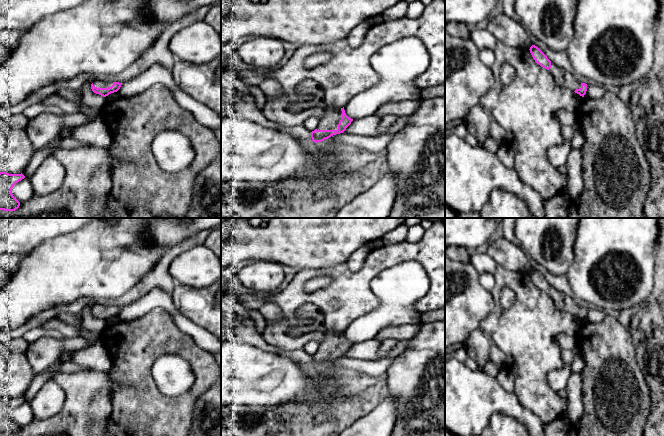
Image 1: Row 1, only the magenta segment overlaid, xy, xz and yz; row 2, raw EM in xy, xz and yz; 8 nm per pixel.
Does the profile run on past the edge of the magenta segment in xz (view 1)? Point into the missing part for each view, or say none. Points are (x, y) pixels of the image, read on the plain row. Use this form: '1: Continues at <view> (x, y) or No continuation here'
1: Continues at xz (330, 344)

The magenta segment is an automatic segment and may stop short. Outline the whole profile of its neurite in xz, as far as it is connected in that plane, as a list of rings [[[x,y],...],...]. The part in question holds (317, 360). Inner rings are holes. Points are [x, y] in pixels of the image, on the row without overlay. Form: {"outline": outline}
{"outline": [[[344,331],[327,333],[319,343],[317,352],[311,356],[312,365],[322,366],[333,359],[343,357],[352,345],[353,343],[346,339]]]}

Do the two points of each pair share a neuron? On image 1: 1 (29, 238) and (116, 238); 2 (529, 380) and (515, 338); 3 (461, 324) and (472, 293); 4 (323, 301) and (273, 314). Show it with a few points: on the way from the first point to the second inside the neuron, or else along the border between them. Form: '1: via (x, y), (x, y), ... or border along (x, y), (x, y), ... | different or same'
1: border along (75, 230), (48, 239), (32, 249) | different
2: via (529, 370), (529, 352), (525, 348) | same
3: via (461, 316), (461, 304), (464, 301) | same
4: border along (258, 308), (273, 302), (284, 320) | different

